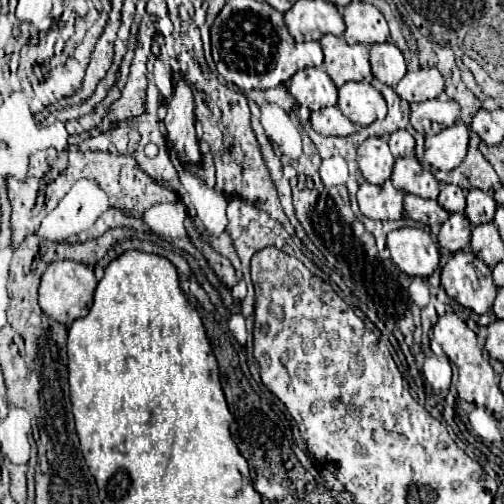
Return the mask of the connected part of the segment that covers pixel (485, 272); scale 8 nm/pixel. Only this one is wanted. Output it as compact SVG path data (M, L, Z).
M457 251L447 261L447 265L441 271L441 285L451 299L455 299L463 307L467 307L479 315L483 315L491 309L491 303L493 303L495 293L497 293L497 287L491 279L491 269L481 259L477 259L471 251Z

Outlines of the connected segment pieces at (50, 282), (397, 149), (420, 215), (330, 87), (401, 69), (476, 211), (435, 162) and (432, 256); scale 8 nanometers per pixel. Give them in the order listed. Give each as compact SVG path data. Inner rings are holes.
M55 261L47 267L47 271L41 277L39 307L49 319L59 321L61 325L69 327L75 319L85 317L87 311L91 309L95 287L97 287L97 279L93 275L93 267L75 263L75 261Z
M395 131L389 137L389 149L395 157L403 157L415 151L415 139L409 131Z
M411 193L405 195L405 215L413 221L421 221L421 223L429 225L433 235L439 231L441 223L445 223L449 219L449 213L437 201L423 199L423 197L417 197Z
M319 67L297 71L291 77L289 93L299 105L309 107L311 111L337 103L337 87L331 81L331 77Z
M381 43L371 45L371 71L381 83L395 87L407 69L401 51L393 43Z
M471 189L467 193L467 207L465 207L465 217L471 221L471 225L481 225L493 221L497 203L489 193L483 193L479 189Z
M455 123L437 135L425 137L423 161L431 165L431 169L451 171L465 159L467 143L469 127L465 123Z
M395 229L387 235L393 263L411 277L429 277L439 265L439 249L425 229Z

